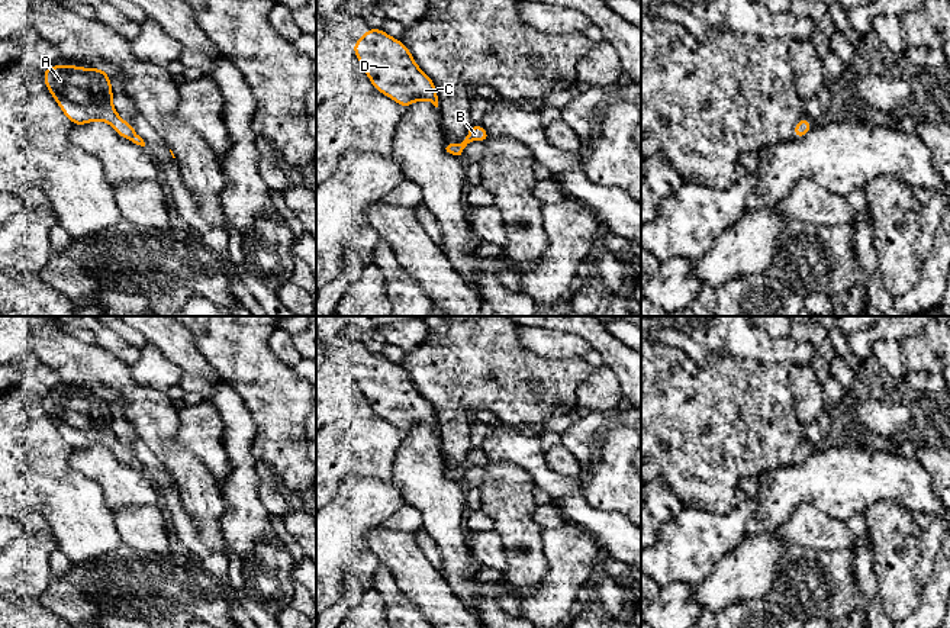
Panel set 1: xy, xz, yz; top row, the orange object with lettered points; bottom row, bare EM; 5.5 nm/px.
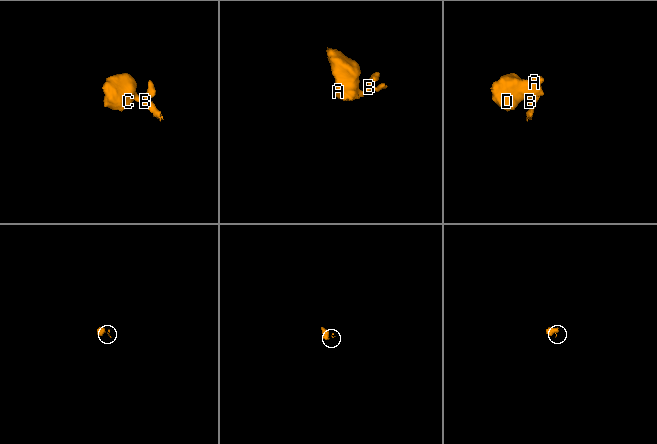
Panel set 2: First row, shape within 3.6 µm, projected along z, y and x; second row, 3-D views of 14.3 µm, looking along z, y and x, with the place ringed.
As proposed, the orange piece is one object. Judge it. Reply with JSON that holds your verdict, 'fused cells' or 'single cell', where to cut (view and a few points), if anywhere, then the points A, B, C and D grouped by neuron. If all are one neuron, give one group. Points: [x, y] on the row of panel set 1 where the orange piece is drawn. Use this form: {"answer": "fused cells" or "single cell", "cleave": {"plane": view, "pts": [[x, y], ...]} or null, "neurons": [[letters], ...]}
{"answer": "single cell", "cleave": null, "neurons": [["A", "B", "C", "D"]]}

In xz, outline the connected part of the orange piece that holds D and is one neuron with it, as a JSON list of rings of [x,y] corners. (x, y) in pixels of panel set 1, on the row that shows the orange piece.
[[[370,26],[364,36],[354,42],[352,52],[373,87],[405,110],[416,100],[426,100],[438,107],[432,78],[416,65],[402,41]]]

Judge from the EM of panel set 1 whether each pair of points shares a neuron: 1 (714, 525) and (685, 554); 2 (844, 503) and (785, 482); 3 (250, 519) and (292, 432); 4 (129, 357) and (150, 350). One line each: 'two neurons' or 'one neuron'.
1: one neuron
2: one neuron
3: two neurons
4: two neurons

